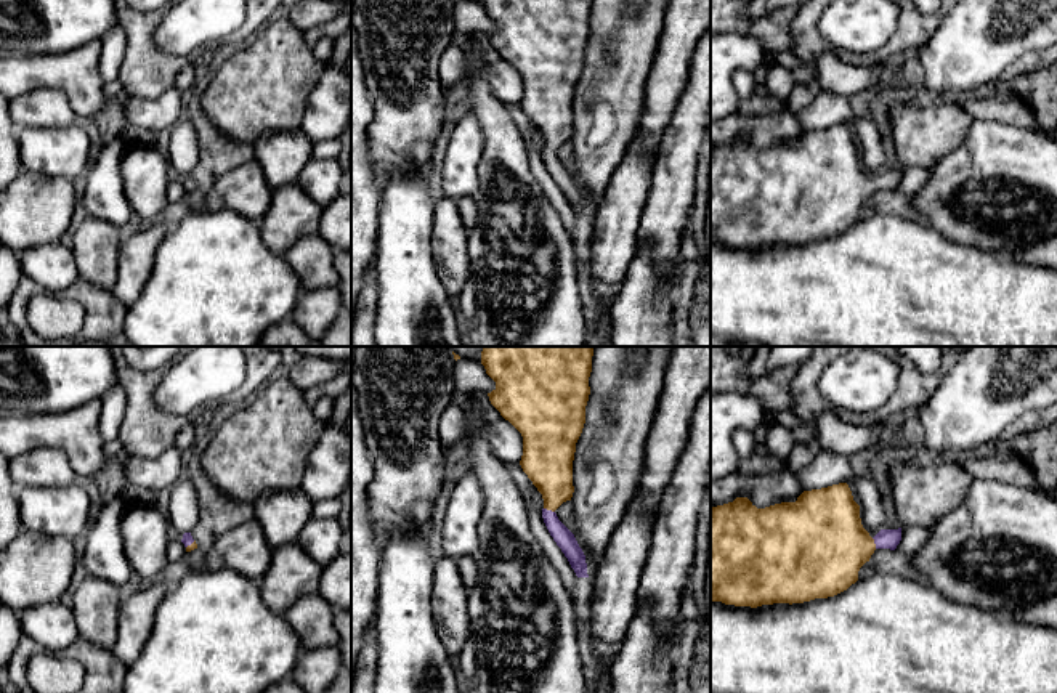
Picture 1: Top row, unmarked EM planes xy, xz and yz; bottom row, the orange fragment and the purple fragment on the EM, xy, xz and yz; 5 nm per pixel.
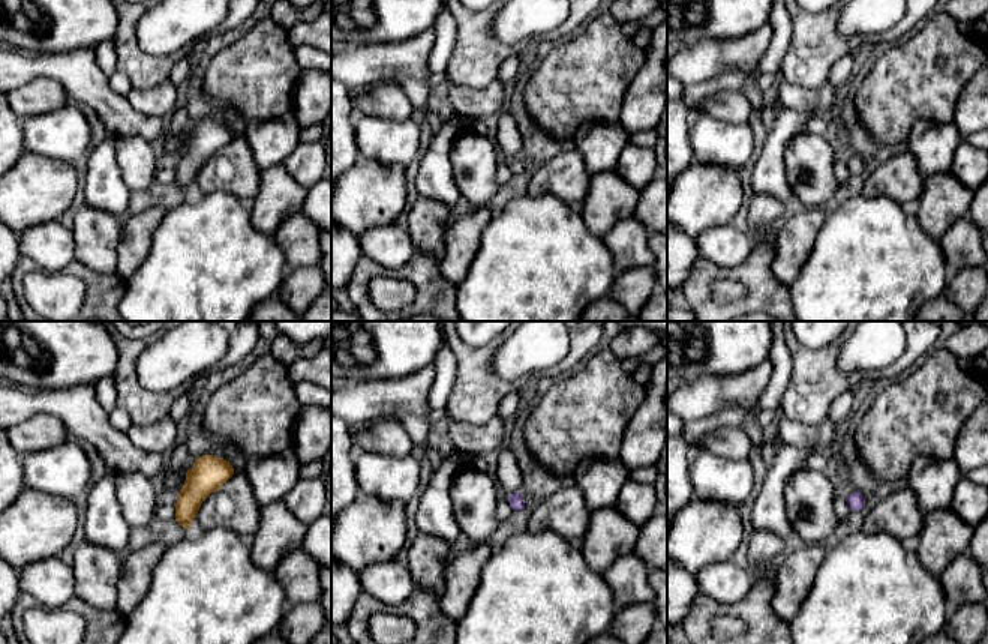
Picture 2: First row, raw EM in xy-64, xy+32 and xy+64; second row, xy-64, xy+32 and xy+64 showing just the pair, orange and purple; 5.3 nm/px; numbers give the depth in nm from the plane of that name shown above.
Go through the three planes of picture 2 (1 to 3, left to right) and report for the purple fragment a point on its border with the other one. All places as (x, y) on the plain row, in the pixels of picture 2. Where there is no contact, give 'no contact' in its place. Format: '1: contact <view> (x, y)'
1: no contact
2: no contact
3: no contact

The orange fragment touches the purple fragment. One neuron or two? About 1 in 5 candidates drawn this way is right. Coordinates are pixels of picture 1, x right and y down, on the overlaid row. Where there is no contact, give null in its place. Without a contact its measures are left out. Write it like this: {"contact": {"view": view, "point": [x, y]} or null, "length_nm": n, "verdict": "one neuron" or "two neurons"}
{"contact": {"view": "xz", "point": [549, 509]}, "length_nm": 60, "verdict": "one neuron"}

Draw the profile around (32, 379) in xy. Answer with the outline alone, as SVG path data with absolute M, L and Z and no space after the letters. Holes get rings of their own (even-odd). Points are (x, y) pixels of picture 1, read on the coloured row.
M0 346L0 412L66 412L101 399L117 382L109 346Z

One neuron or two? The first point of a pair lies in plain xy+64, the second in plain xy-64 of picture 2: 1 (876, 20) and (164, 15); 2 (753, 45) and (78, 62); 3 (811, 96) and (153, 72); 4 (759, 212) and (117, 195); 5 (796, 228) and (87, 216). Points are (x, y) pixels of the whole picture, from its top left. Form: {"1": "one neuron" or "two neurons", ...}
{"1": "one neuron", "2": "one neuron", "3": "two neurons", "4": "two neurons", "5": "two neurons"}

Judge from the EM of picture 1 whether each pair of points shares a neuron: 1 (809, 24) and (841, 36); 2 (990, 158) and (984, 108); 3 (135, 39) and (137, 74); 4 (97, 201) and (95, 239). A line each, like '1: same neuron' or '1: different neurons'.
1: different neurons
2: different neurons
3: same neuron
4: different neurons

